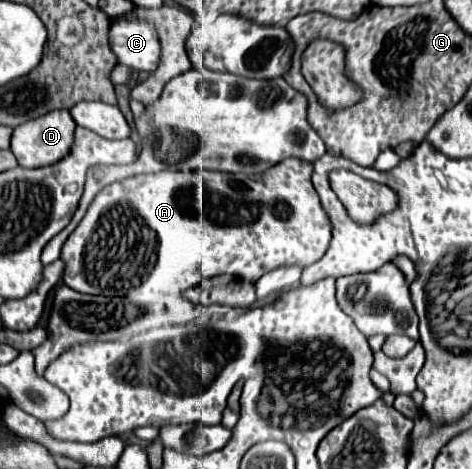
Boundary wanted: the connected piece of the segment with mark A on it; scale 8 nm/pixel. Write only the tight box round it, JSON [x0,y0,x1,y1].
[61,158,333,300]

